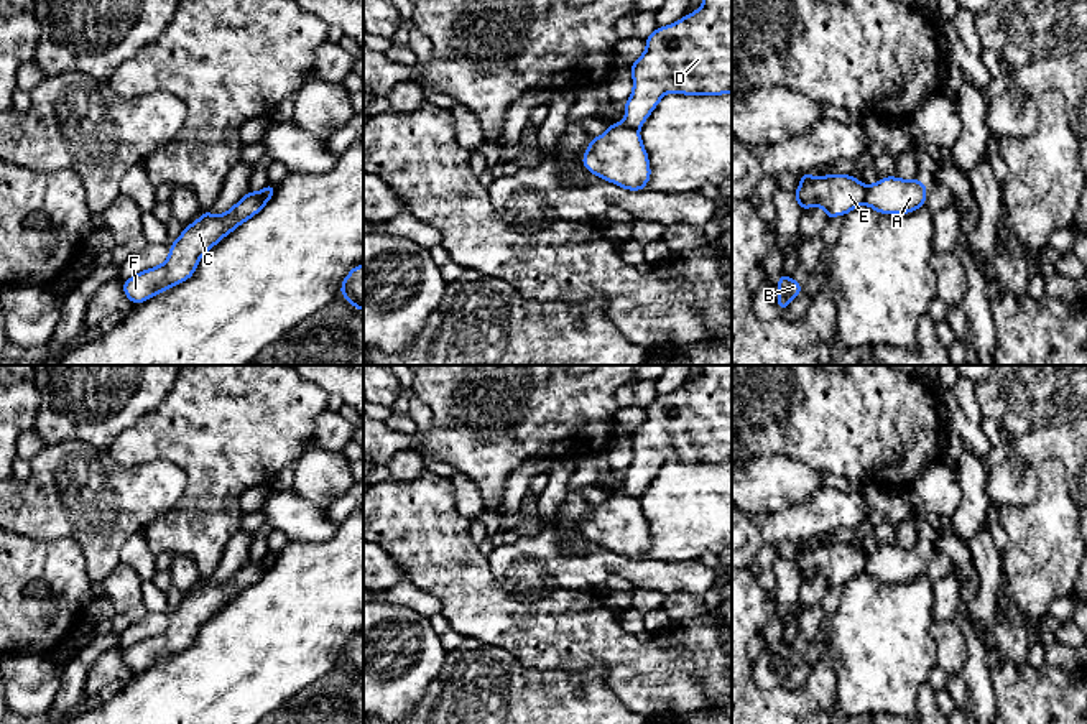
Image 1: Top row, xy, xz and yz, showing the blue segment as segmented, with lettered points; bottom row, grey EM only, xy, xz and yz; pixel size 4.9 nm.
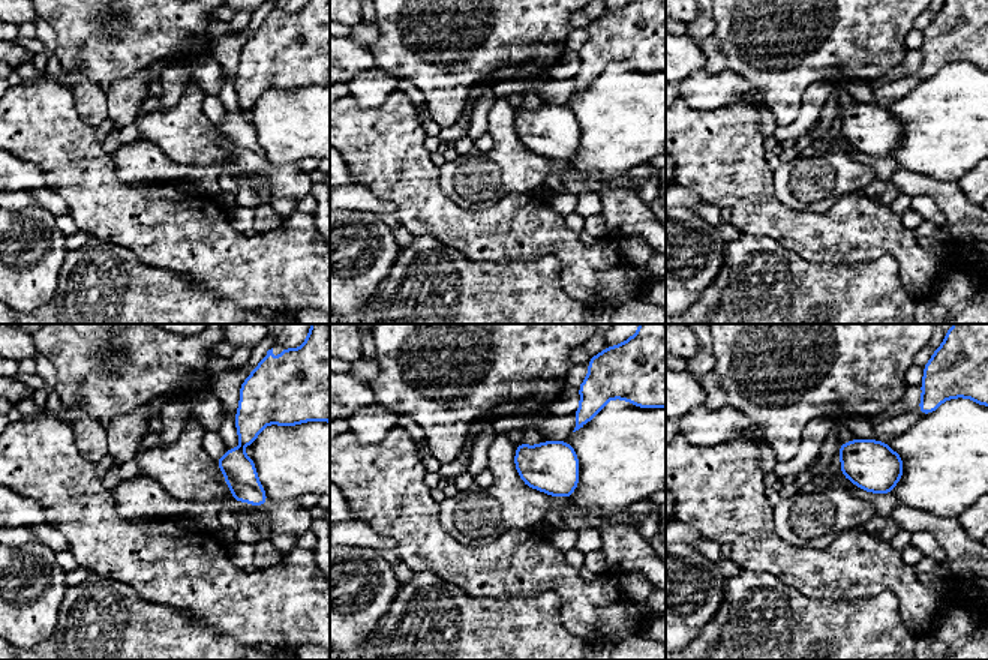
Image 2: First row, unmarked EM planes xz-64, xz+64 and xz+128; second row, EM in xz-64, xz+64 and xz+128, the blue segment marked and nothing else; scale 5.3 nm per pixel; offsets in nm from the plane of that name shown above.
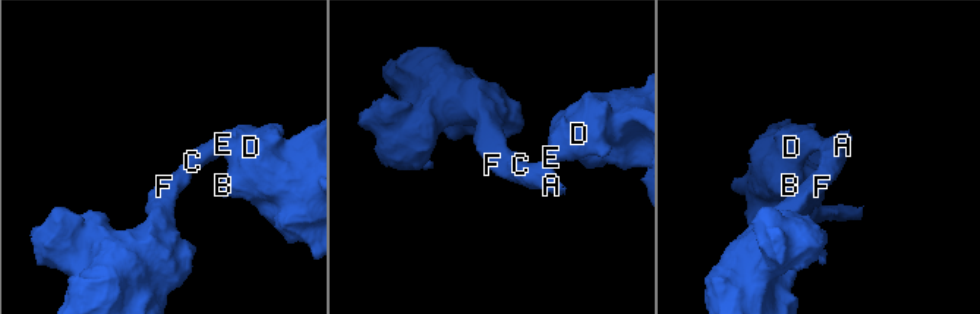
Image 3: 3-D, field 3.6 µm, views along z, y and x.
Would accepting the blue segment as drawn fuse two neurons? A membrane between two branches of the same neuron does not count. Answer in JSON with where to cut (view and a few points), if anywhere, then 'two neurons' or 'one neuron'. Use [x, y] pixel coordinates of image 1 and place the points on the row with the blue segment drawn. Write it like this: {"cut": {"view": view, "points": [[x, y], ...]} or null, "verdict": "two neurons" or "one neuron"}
{"cut": {"view": "yz", "points": [[867, 186], [862, 201]]}, "verdict": "two neurons"}

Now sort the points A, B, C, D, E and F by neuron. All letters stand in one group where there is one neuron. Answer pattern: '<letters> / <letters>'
A C F / B D E

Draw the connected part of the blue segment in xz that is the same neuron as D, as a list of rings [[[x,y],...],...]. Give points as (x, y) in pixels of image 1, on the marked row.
[[[704,0],[701,8],[679,21],[656,28],[646,39],[646,51],[630,66],[633,92],[625,102],[625,125],[640,128],[668,92],[684,95],[720,95],[732,92],[732,0]]]

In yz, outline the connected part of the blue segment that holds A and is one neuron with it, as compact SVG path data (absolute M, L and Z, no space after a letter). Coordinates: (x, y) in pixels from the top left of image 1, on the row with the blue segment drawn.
M880 178L867 186L863 202L878 214L908 214L926 204L927 188L919 179Z

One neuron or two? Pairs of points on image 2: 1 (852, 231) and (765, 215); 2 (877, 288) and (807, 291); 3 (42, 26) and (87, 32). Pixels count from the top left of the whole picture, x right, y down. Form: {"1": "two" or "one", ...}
{"1": "one", "2": "one", "3": "two"}

